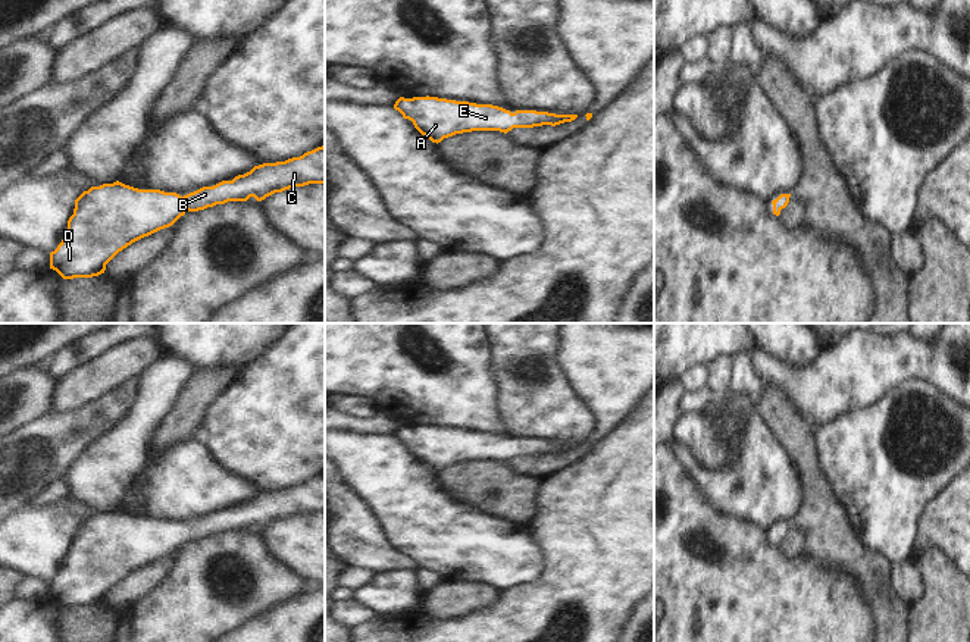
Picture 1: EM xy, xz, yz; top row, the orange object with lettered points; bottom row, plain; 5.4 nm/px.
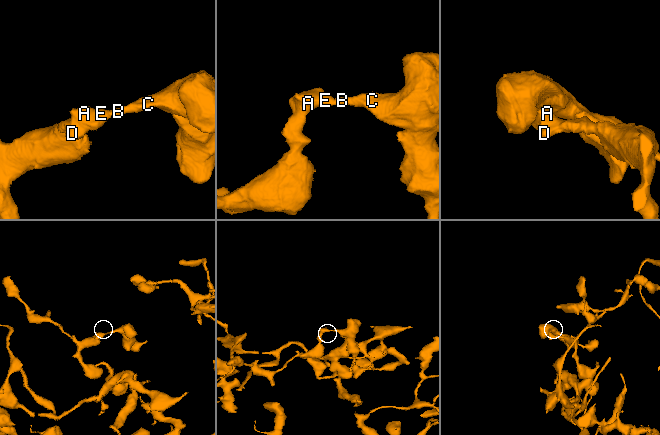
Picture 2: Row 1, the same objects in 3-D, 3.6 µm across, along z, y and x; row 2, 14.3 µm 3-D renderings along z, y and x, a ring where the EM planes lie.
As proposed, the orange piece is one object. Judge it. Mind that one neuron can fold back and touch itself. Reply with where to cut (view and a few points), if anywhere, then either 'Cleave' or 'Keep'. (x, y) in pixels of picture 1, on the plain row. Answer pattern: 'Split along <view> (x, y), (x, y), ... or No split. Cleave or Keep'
No split. Keep

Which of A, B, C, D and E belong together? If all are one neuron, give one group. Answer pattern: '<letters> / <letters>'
A B C D E

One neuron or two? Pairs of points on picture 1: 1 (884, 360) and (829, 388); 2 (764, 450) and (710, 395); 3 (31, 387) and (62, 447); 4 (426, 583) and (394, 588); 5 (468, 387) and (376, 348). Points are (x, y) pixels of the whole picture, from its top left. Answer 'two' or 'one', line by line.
1: one
2: two
3: two
4: two
5: one

